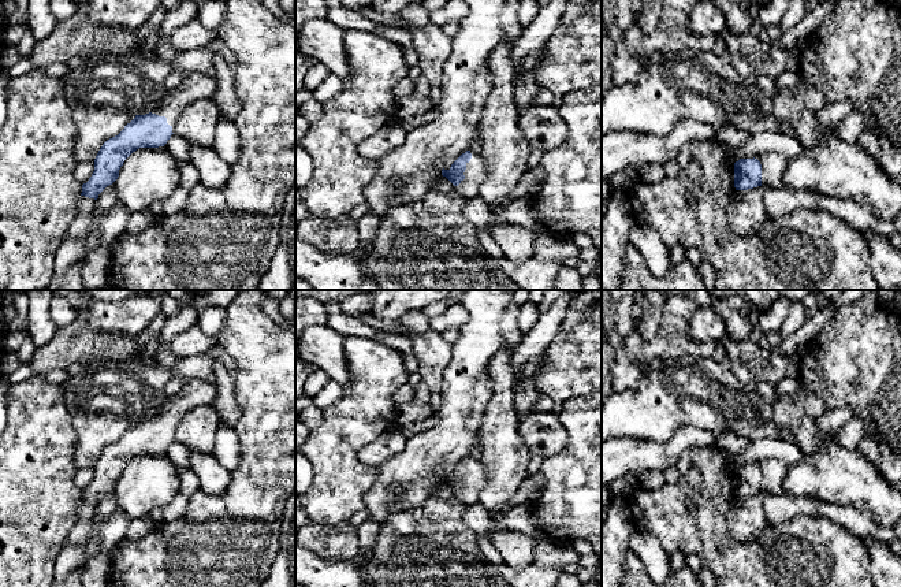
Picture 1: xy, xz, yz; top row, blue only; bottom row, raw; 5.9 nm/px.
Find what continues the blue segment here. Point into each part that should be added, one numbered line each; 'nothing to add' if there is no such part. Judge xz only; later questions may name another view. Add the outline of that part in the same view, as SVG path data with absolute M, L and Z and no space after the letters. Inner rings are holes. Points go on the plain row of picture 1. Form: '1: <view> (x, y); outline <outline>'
1: xz (475, 479); outline M472 460L472 465L466 469L466 476L463 479L465 486L455 493L455 498L462 505L479 504L479 494L485 484L485 467L480 460Z

